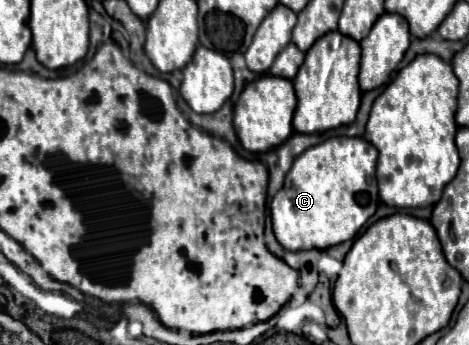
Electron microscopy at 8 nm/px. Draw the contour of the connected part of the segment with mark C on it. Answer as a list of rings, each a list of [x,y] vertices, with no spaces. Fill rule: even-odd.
[[[328,138],[326,142],[308,148],[304,154],[300,154],[290,172],[286,174],[284,186],[278,190],[278,194],[272,198],[270,204],[270,216],[272,216],[272,228],[276,240],[290,252],[296,250],[326,250],[330,246],[336,246],[340,242],[352,240],[358,230],[366,224],[370,216],[374,216],[378,208],[378,188],[376,188],[376,160],[378,152],[372,144],[368,144],[364,138]]]

